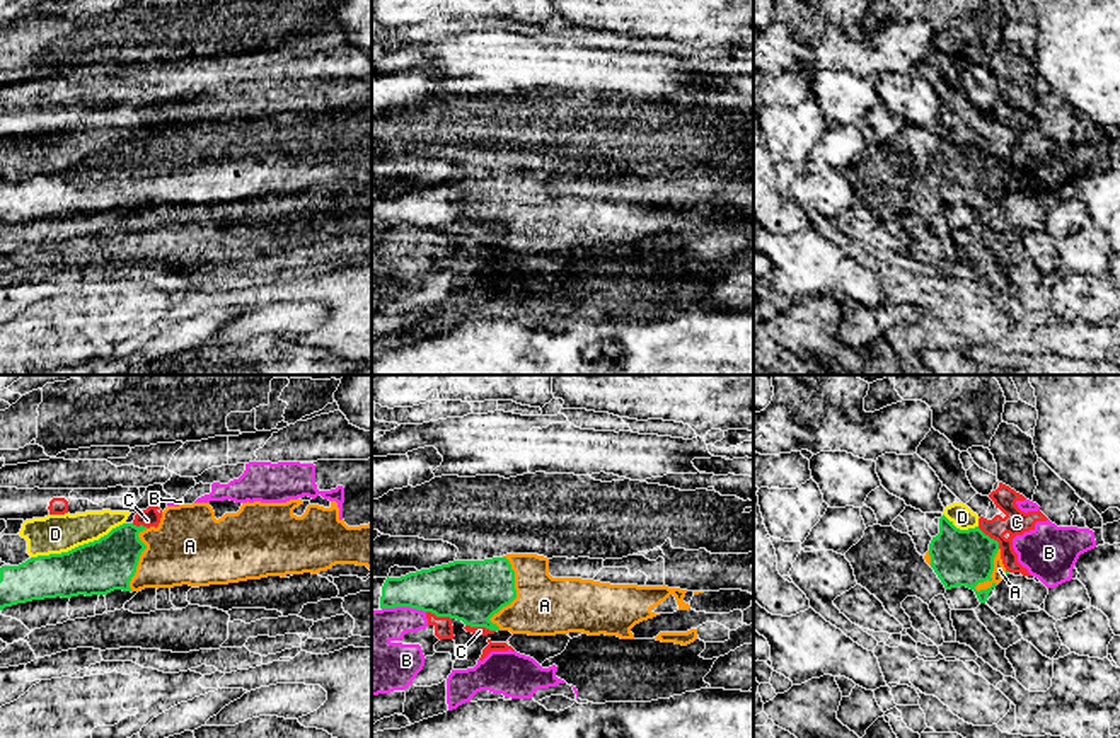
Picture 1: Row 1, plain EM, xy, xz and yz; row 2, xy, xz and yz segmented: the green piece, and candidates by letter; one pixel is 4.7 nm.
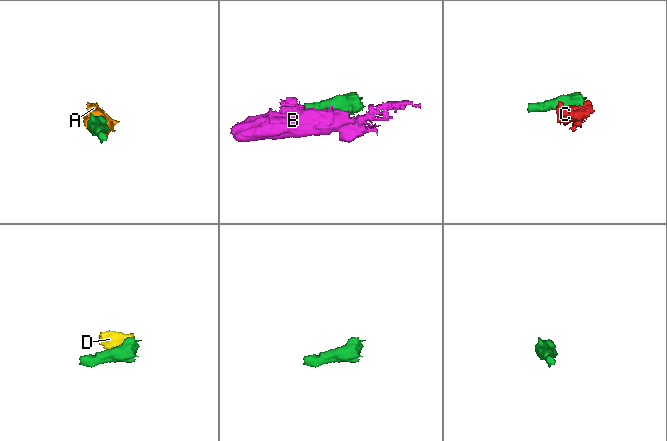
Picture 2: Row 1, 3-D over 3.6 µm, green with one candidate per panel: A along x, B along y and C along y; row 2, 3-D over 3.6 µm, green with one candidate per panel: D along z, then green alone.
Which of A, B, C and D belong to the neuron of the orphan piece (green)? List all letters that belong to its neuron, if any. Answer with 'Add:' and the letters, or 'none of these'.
Add: A

